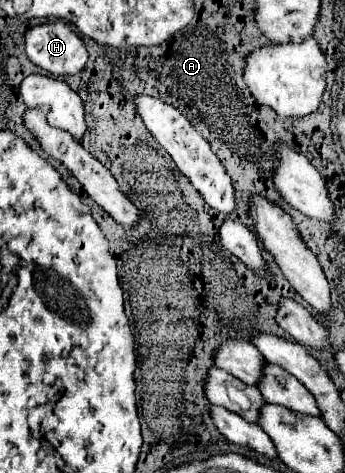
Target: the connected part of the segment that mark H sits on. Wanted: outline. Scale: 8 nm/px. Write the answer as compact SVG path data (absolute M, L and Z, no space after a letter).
M47 22L27 30L25 52L35 66L53 76L77 74L87 64L87 48L67 22Z

